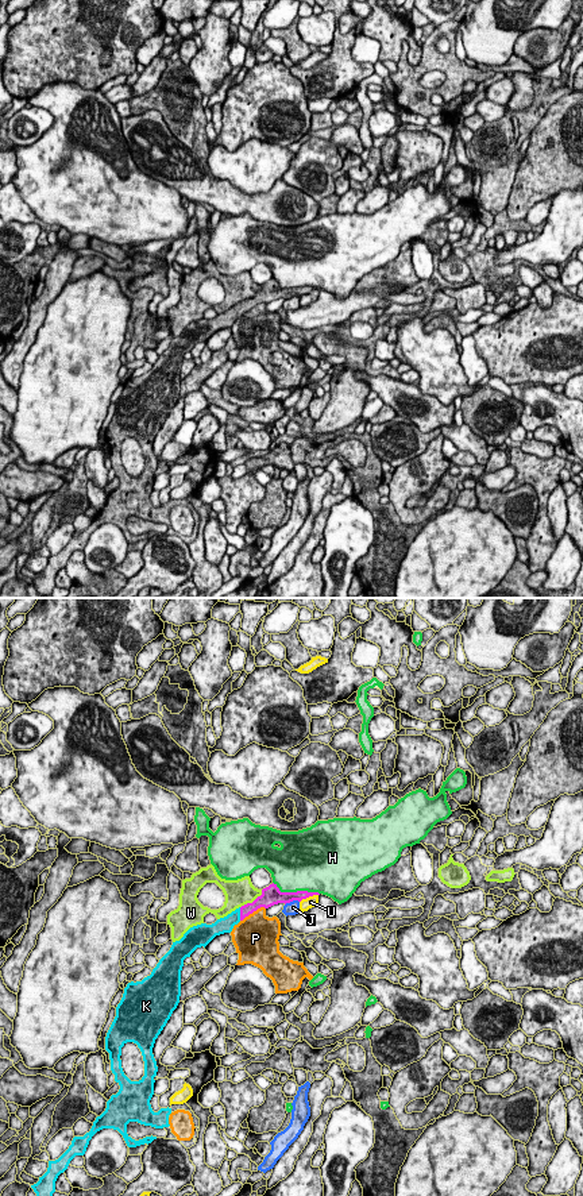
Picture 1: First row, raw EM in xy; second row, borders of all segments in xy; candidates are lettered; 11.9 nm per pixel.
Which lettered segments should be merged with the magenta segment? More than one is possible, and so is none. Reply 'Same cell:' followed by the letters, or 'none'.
Same cell: K

